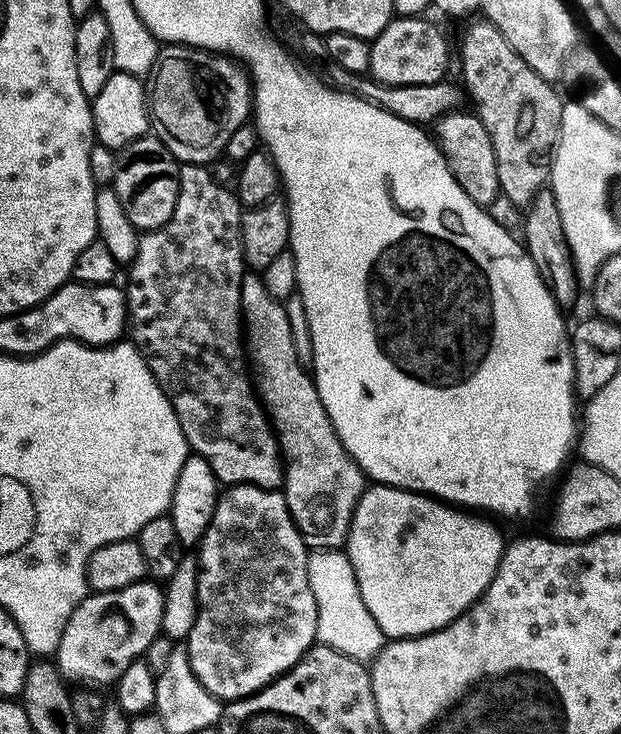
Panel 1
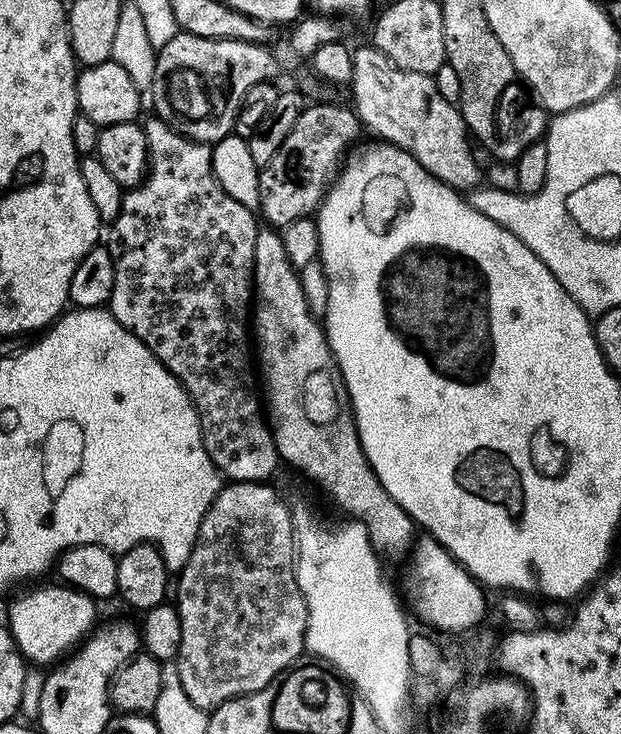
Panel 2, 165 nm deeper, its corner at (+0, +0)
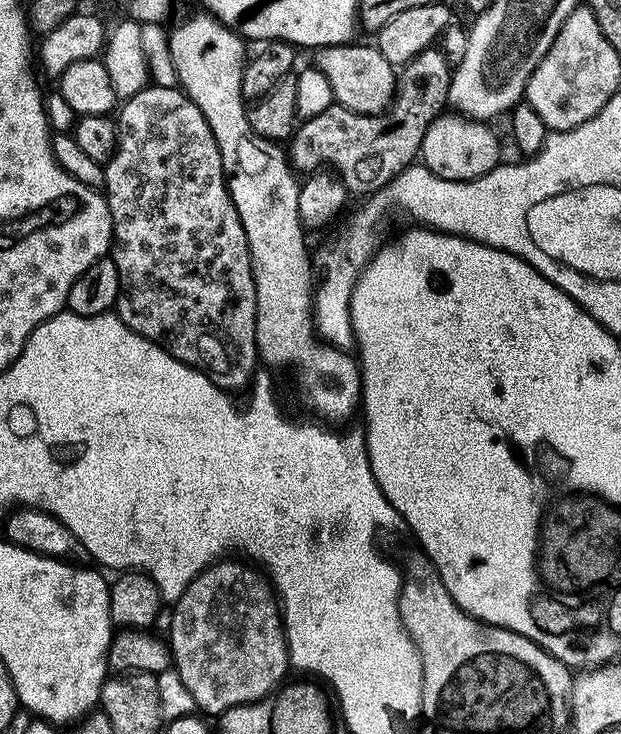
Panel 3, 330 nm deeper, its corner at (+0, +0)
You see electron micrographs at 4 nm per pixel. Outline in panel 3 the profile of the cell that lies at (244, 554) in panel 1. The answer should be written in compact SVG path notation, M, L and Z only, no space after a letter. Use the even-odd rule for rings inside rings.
M236 558L217 560L188 583L171 608L172 625L168 628L167 636L171 663L182 678L186 690L190 690L190 698L194 698L201 713L219 714L234 706L253 704L273 691L285 679L283 676L290 672L288 643L284 637L279 603L269 581L251 563Z

